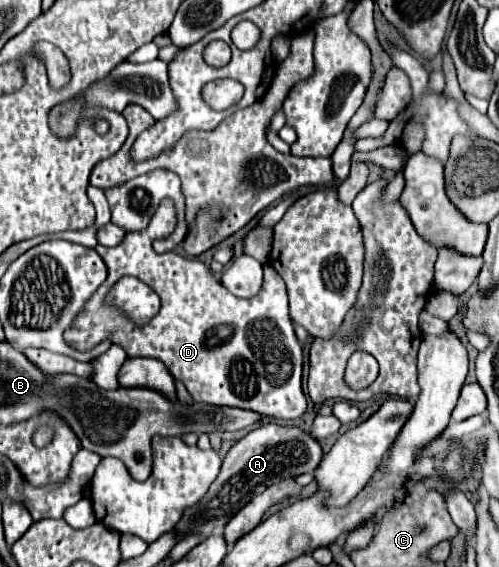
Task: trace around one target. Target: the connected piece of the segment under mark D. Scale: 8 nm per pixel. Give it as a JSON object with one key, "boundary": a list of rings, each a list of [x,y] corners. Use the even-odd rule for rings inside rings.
{"boundary":[[[145,231],[127,233],[123,243],[117,247],[97,245],[97,253],[103,257],[109,275],[105,283],[89,299],[83,313],[79,313],[73,325],[65,331],[67,343],[71,343],[79,351],[87,351],[95,347],[103,339],[103,335],[107,335],[111,337],[113,343],[119,343],[129,357],[153,357],[163,361],[165,367],[171,371],[171,375],[187,387],[189,395],[197,403],[249,409],[259,415],[273,417],[277,421],[299,419],[305,413],[307,403],[301,391],[303,349],[295,337],[293,323],[289,317],[285,281],[279,277],[279,273],[275,273],[275,269],[271,269],[271,265],[265,265],[265,279],[259,295],[255,295],[253,299],[239,299],[233,297],[233,293],[229,293],[223,287],[223,283],[213,275],[213,271],[199,259],[185,259],[173,251],[163,255],[155,253]],[[125,275],[141,279],[161,297],[161,311],[143,327],[135,325],[123,311],[115,307],[105,309],[105,305],[109,305],[107,303],[109,289]]]}

